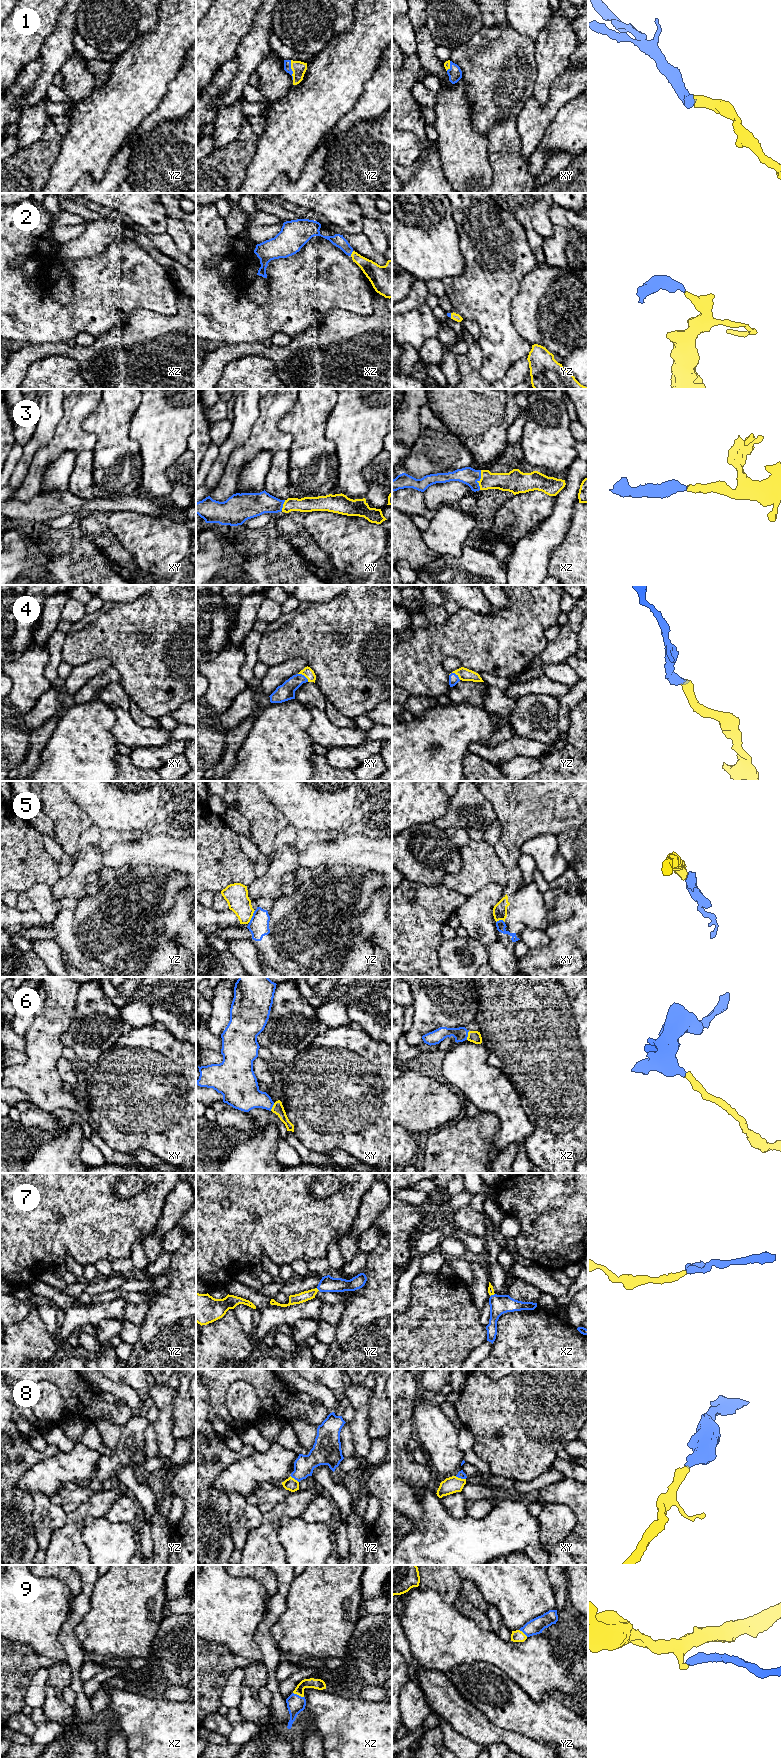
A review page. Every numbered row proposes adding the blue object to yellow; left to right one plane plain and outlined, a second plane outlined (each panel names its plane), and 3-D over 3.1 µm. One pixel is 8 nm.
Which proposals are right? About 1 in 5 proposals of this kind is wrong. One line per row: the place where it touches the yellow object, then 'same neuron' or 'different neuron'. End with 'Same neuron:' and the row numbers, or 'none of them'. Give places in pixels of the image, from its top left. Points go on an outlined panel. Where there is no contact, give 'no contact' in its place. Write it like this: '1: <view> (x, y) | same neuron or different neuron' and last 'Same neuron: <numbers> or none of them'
1: yz (292, 70) | same neuron
2: xz (352, 253) | same neuron
3: xz (480, 480) | same neuron
4: yz (455, 673) | same neuron
5: yz (252, 915) | different neuron
6: xz (468, 1035) | same neuron
7: yz (317, 1289) | same neuron
8: xy (460, 1478) | same neuron
9: xz (298, 1694) | same neuron
Same neuron: 1, 2, 3, 4, 6, 7, 8, 9

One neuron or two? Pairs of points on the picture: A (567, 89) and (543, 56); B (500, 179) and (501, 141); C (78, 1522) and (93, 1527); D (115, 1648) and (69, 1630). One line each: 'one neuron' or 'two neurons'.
A: two neurons
B: one neuron
C: two neurons
D: two neurons

